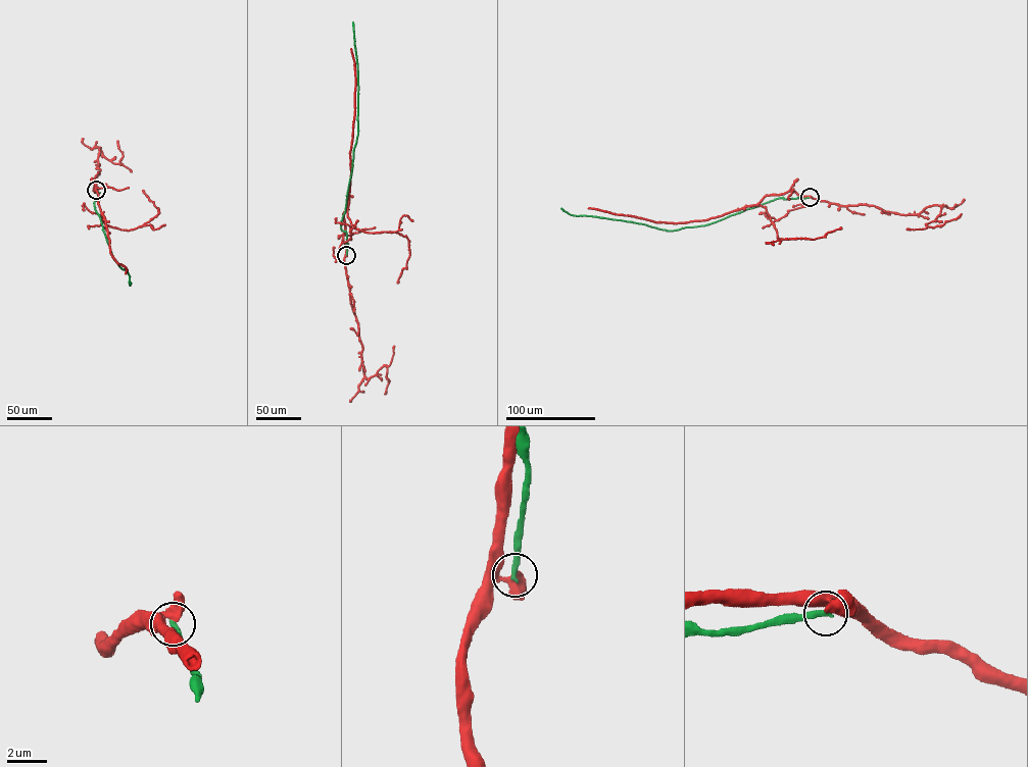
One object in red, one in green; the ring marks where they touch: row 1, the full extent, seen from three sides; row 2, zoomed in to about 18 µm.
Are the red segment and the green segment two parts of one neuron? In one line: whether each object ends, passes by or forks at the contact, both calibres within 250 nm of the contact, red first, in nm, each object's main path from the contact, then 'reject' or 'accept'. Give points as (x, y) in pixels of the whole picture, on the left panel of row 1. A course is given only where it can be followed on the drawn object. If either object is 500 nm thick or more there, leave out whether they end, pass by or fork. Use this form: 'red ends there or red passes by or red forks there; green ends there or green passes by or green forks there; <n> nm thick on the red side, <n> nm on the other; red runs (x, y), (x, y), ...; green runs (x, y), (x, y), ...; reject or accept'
red passes by; green ends there; 420 nm thick on the red side, 320 nm on the other; red runs (96, 190), (111, 254), (117, 264), (125, 266), (126, 273); green runs (96, 190), (99, 199), (94, 202), (95, 208), (114, 260), (128, 272), (130, 285), (131, 282); reject

